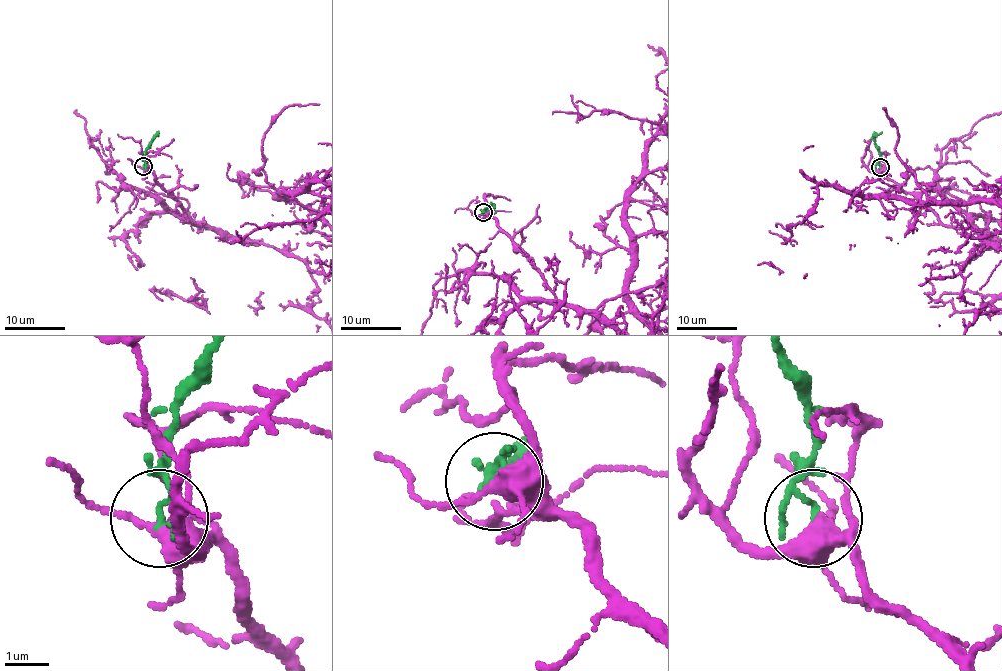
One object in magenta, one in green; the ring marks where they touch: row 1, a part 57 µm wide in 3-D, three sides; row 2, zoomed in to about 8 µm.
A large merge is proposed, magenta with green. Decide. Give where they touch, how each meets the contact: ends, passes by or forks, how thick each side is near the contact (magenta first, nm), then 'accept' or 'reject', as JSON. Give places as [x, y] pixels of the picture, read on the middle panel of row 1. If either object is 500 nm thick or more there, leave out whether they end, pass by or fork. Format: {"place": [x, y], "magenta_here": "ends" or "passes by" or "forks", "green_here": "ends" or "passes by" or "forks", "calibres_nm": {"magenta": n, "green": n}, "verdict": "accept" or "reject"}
{"place": [483, 212], "magenta_here": "passes by", "green_here": "passes by", "calibres_nm": {"magenta": 400, "green": 90}, "verdict": "reject"}

